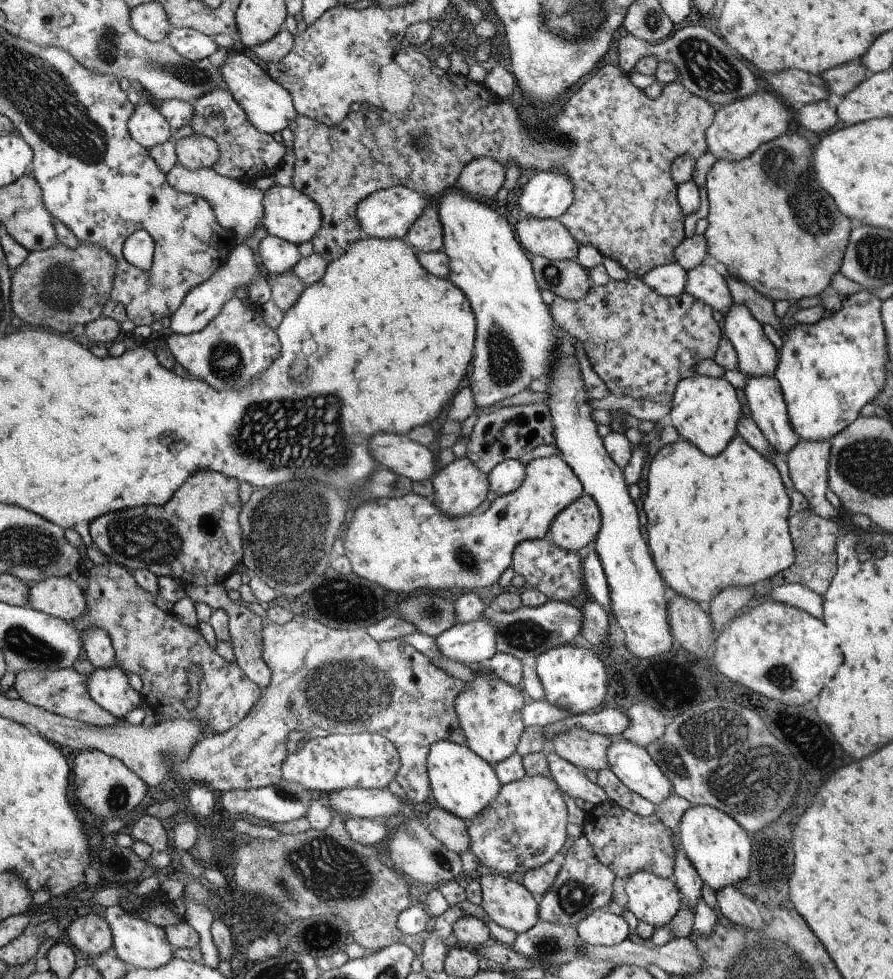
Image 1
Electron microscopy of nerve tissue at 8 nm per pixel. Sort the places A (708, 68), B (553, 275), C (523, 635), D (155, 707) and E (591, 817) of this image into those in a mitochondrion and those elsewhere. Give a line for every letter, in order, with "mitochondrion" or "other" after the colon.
A: mitochondrion
B: mitochondrion
C: mitochondrion
D: other
E: other

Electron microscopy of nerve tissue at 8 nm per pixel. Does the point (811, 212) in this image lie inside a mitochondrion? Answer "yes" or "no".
yes

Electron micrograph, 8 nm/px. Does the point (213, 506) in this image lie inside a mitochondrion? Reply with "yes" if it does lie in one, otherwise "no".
no

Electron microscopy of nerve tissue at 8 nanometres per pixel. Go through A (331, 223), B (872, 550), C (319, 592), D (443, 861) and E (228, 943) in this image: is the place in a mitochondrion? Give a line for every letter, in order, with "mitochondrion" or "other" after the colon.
A: other
B: other
C: mitochondrion
D: mitochondrion
E: other

